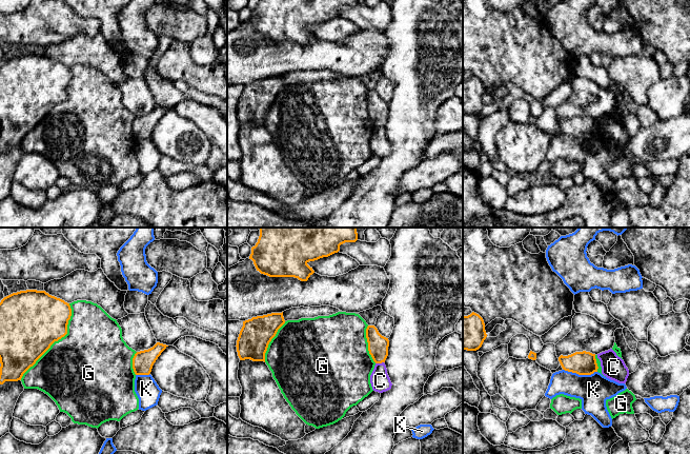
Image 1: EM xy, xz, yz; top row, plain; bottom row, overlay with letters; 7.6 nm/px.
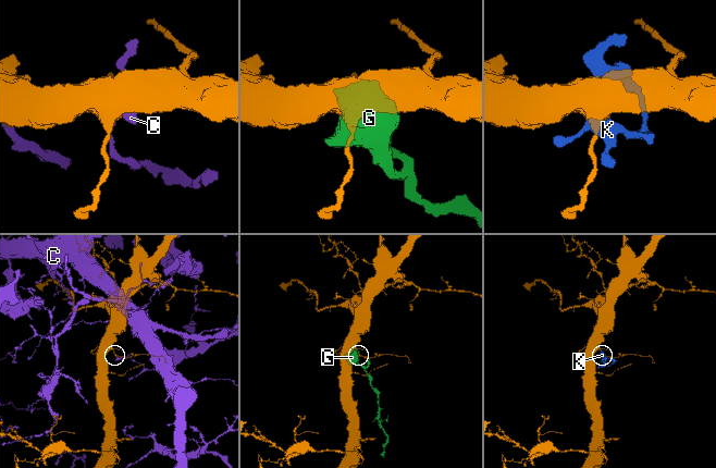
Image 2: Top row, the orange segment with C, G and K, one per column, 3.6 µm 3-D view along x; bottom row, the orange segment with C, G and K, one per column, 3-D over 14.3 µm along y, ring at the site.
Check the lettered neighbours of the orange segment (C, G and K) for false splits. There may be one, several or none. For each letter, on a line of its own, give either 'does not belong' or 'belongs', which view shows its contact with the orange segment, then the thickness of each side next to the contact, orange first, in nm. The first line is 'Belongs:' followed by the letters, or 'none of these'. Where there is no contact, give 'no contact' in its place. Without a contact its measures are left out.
Belongs: none of these
C: does not belong; meets orange in xz; 160 nm thick on the orange side, 150 nm on the other
G: does not belong; meets orange in xy; 480 nm thick on the orange side, 480 nm on the other
K: does not belong; meets orange in yz; 180 nm thick on the orange side, 240 nm on the other

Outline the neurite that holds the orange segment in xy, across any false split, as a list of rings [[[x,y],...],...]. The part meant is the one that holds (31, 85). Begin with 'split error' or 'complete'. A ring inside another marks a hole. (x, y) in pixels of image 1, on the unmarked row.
complete; [[[26,54],[13,57],[0,66],[0,149],[21,144],[23,138],[50,112],[67,98],[72,80],[69,67],[49,59],[45,55]]]

